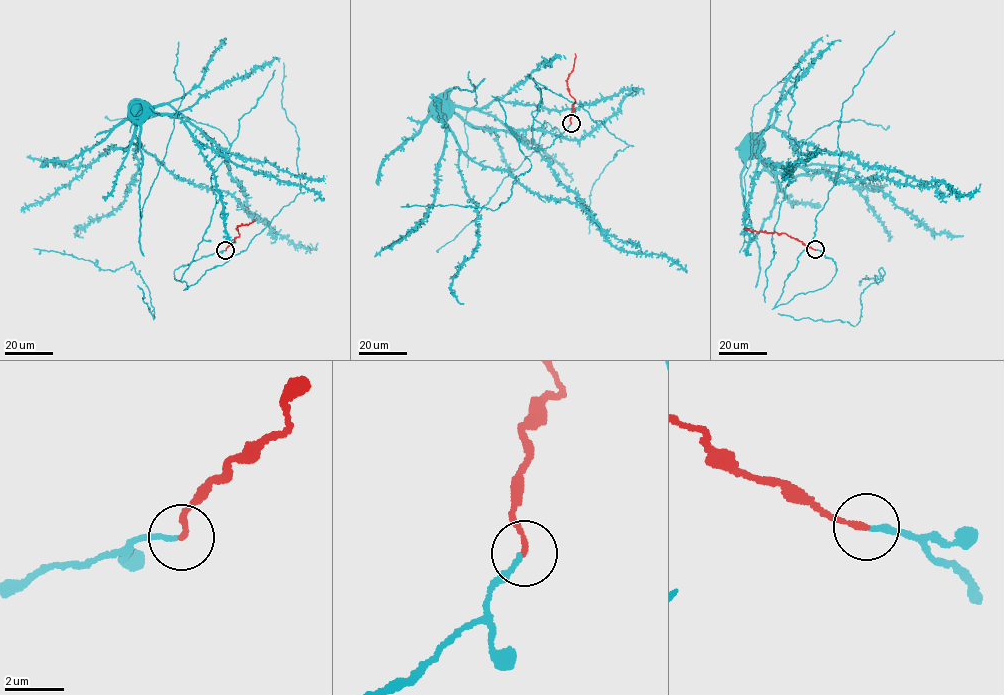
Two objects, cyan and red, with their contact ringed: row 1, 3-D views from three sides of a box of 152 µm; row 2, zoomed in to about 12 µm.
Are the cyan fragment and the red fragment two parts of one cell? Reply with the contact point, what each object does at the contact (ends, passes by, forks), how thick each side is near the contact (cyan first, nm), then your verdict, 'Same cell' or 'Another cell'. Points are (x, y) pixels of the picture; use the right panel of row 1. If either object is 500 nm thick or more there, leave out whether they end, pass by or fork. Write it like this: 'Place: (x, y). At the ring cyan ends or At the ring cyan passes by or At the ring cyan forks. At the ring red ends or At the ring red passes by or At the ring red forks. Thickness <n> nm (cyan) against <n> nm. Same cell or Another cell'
Place: (815, 249). At the ring cyan ends. At the ring red ends. Thickness 160 nm (cyan) against 180 nm. Same cell

